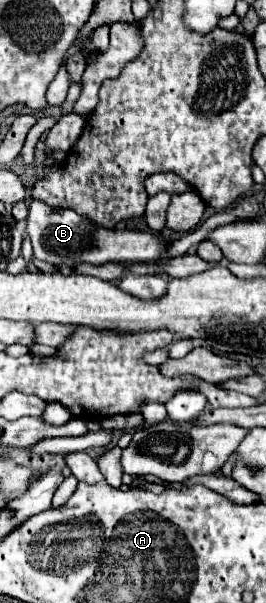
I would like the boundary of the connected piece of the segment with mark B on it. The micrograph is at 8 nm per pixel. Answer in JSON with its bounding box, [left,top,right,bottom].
[26,200,162,268]

